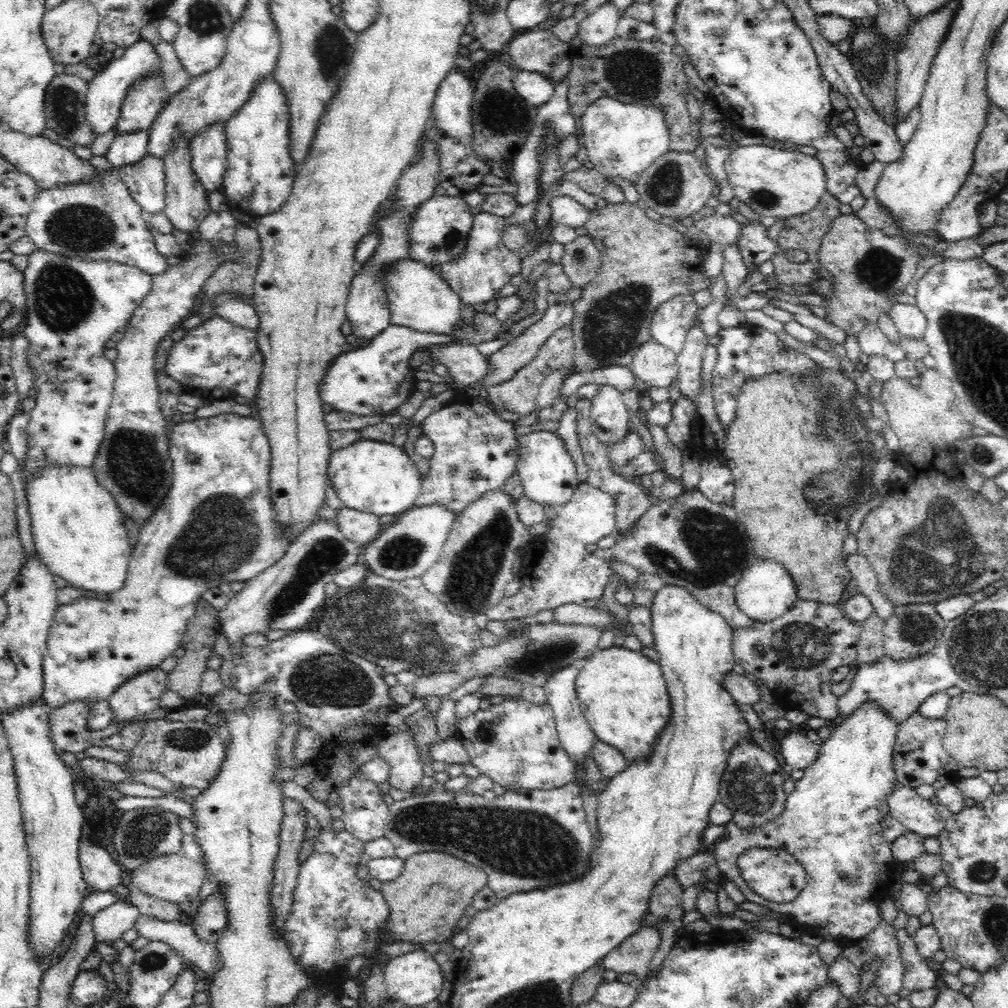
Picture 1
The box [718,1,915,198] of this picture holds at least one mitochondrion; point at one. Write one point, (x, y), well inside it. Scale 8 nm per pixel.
(872, 60)

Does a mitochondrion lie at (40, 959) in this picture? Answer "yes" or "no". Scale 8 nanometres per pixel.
no

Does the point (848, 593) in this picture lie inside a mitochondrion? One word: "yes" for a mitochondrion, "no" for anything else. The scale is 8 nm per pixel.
no

